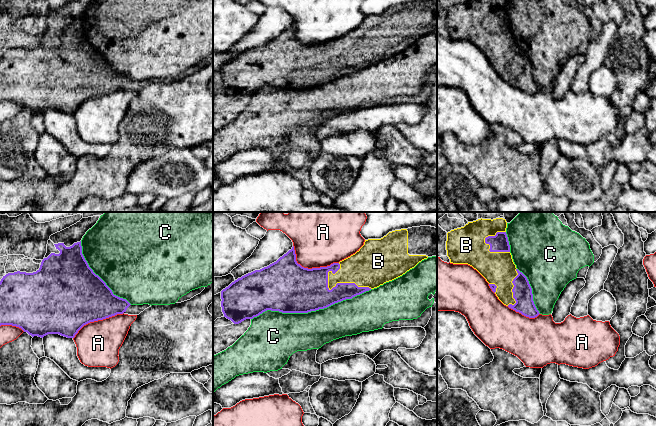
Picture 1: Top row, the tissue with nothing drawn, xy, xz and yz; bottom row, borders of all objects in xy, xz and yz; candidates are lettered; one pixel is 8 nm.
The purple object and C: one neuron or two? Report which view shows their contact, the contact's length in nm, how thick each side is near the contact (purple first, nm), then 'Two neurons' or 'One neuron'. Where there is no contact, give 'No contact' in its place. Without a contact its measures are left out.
Touches purple in xz. Shared border 1000 nm. Thickness 400 nm (purple) against 320 nm. Two neurons

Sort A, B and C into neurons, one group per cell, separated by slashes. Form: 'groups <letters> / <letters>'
groups A / B / C

